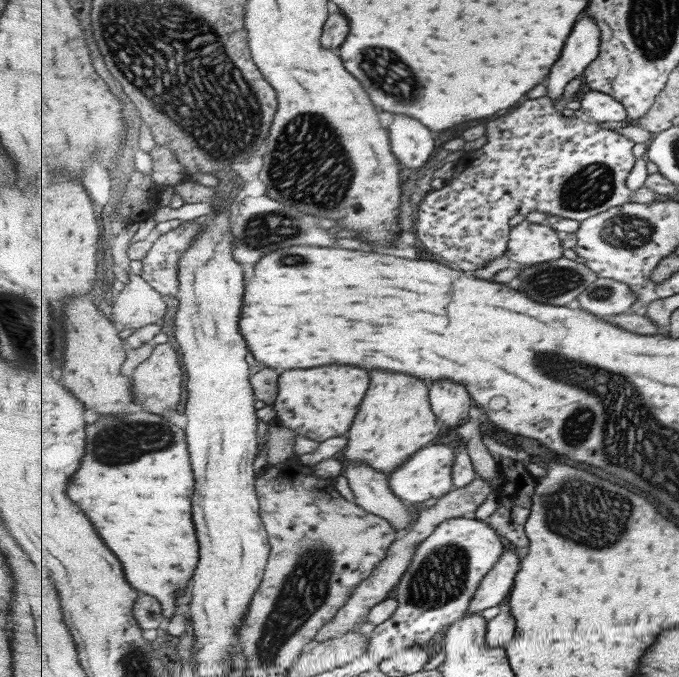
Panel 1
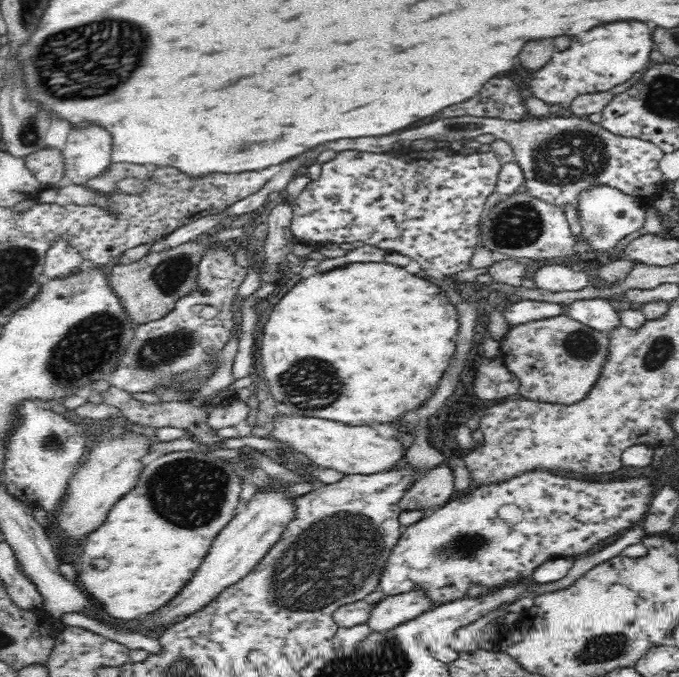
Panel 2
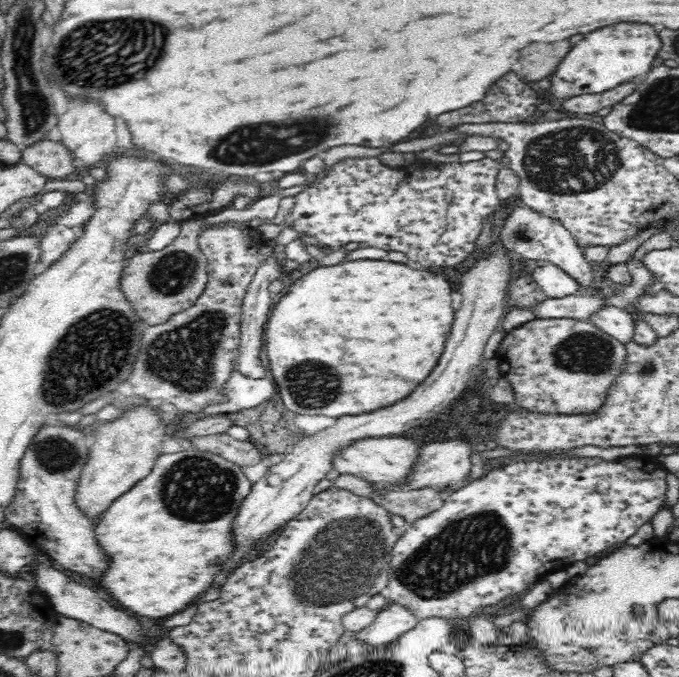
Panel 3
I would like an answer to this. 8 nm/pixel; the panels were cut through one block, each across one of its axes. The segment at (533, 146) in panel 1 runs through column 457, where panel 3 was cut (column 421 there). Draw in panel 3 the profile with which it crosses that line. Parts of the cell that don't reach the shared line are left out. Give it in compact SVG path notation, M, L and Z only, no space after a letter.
M378 157L344 159L332 165L318 183L296 194L291 215L293 229L335 249L351 242L366 242L368 247L404 253L424 268L454 267L475 252L484 222L500 209L495 187L500 167L490 157L465 163L422 162L403 168L387 167Z

